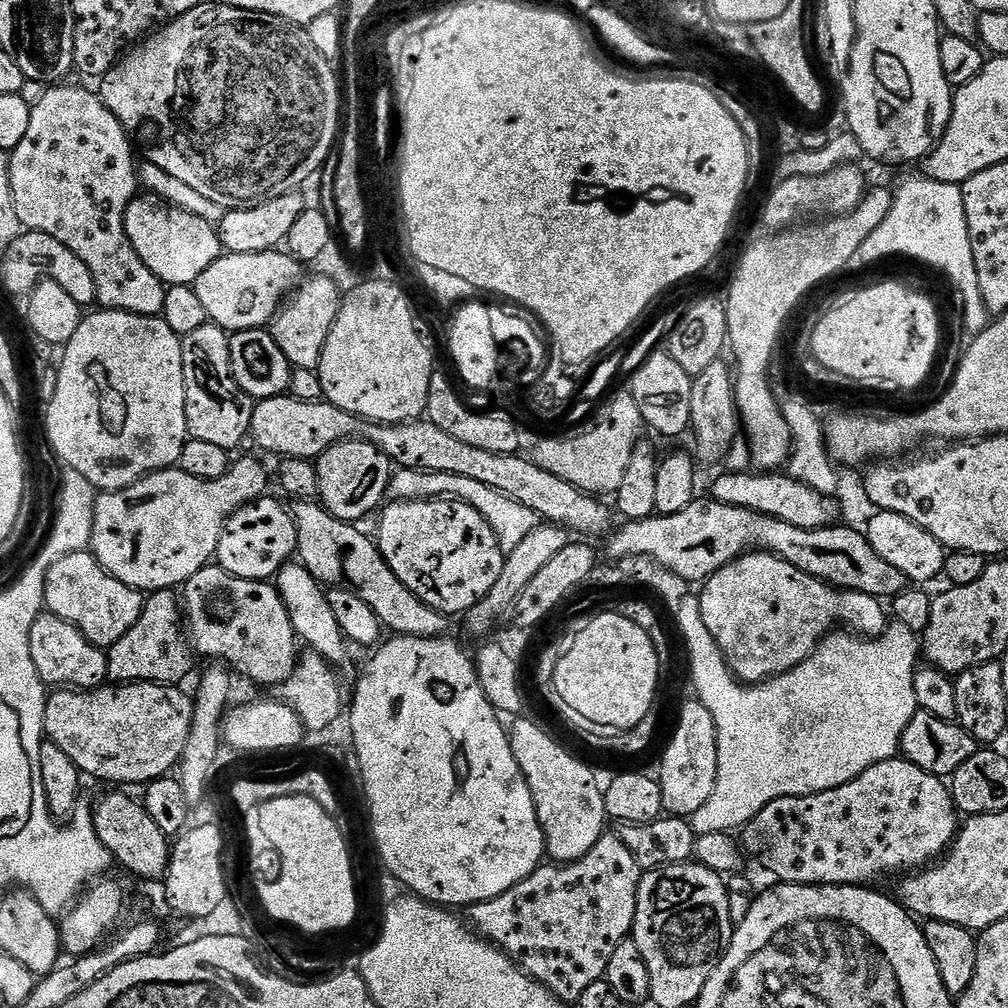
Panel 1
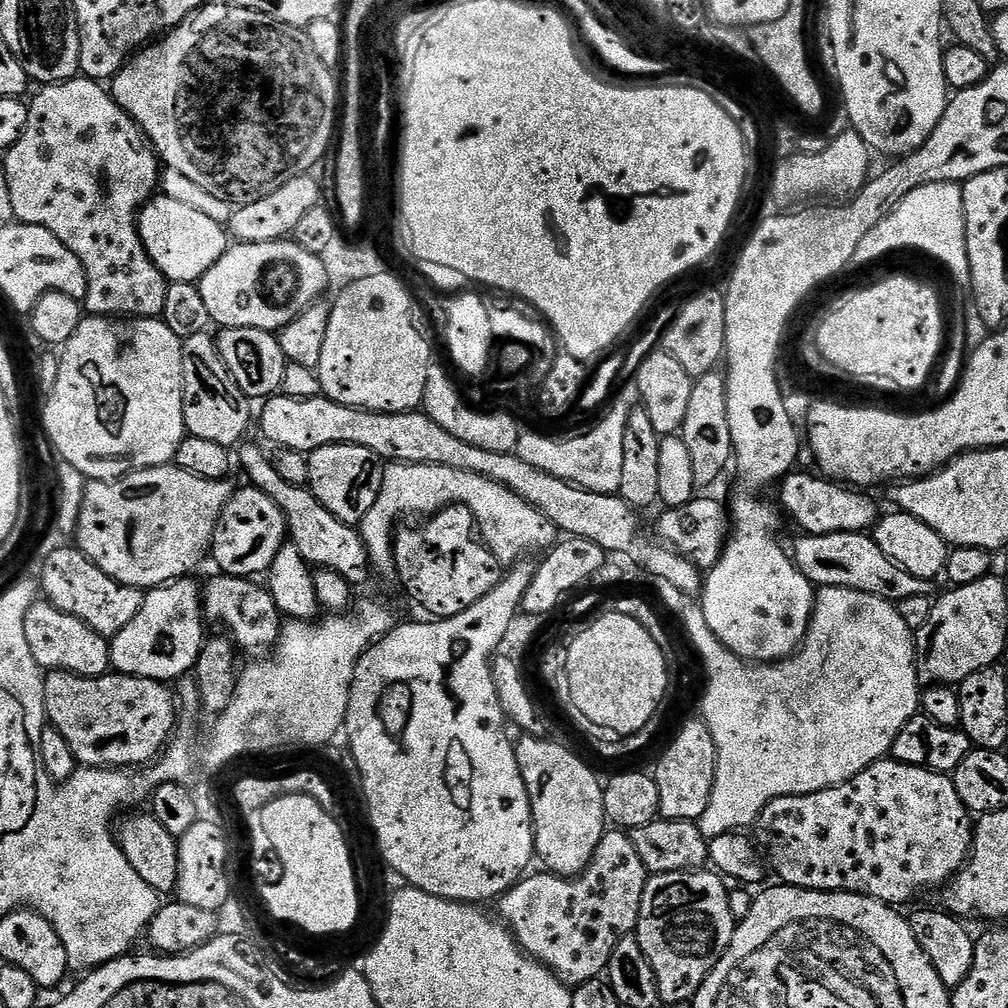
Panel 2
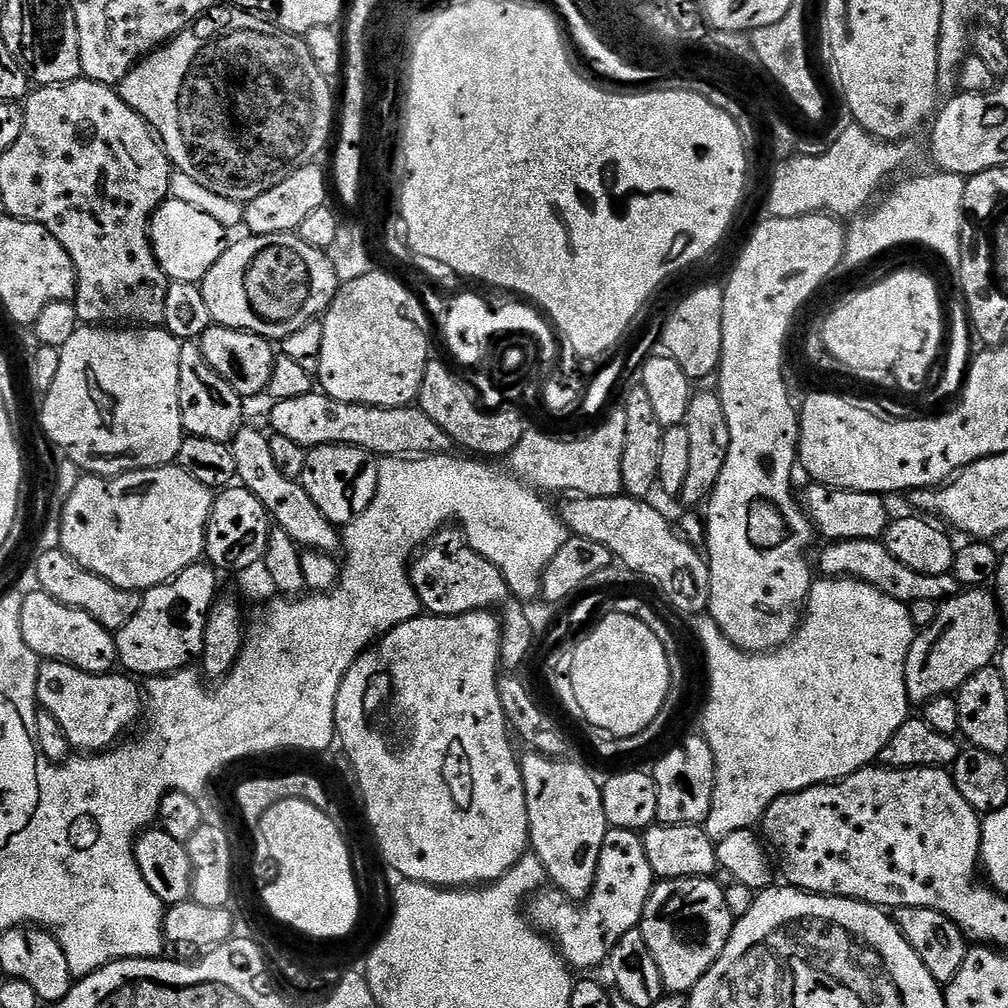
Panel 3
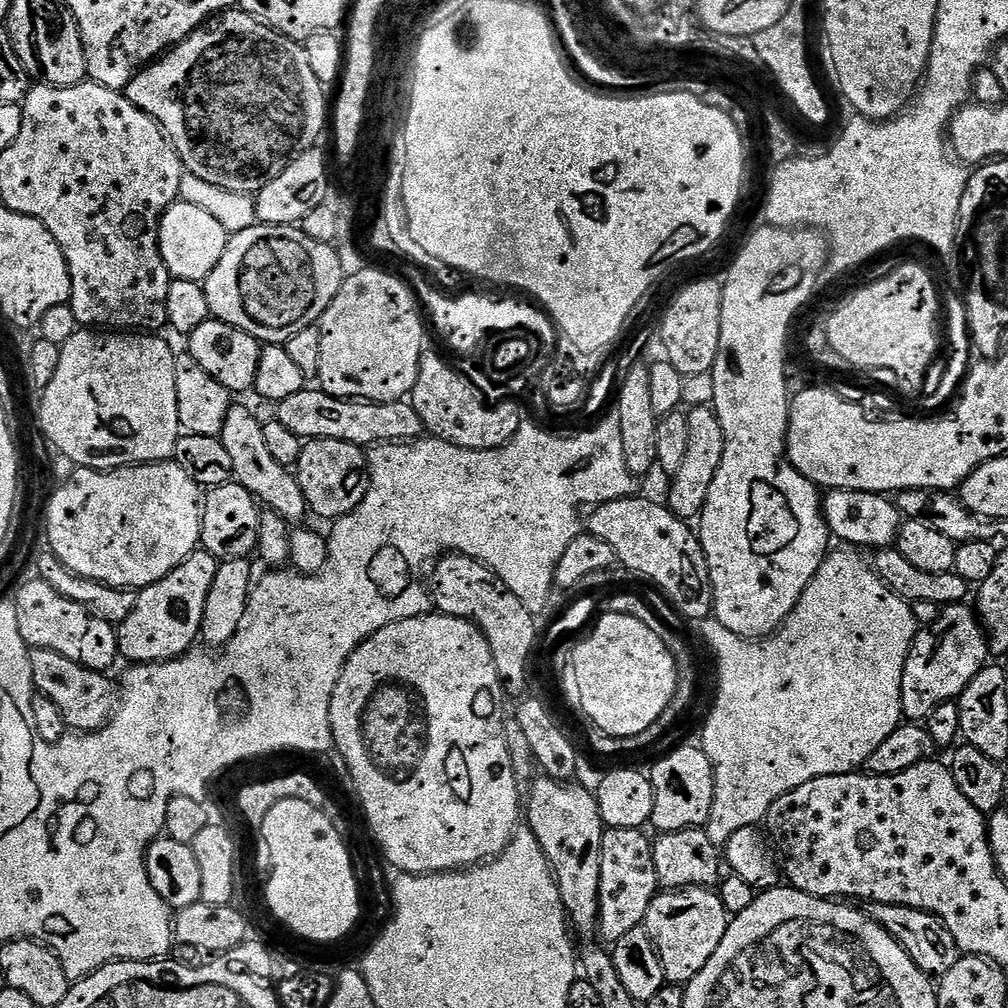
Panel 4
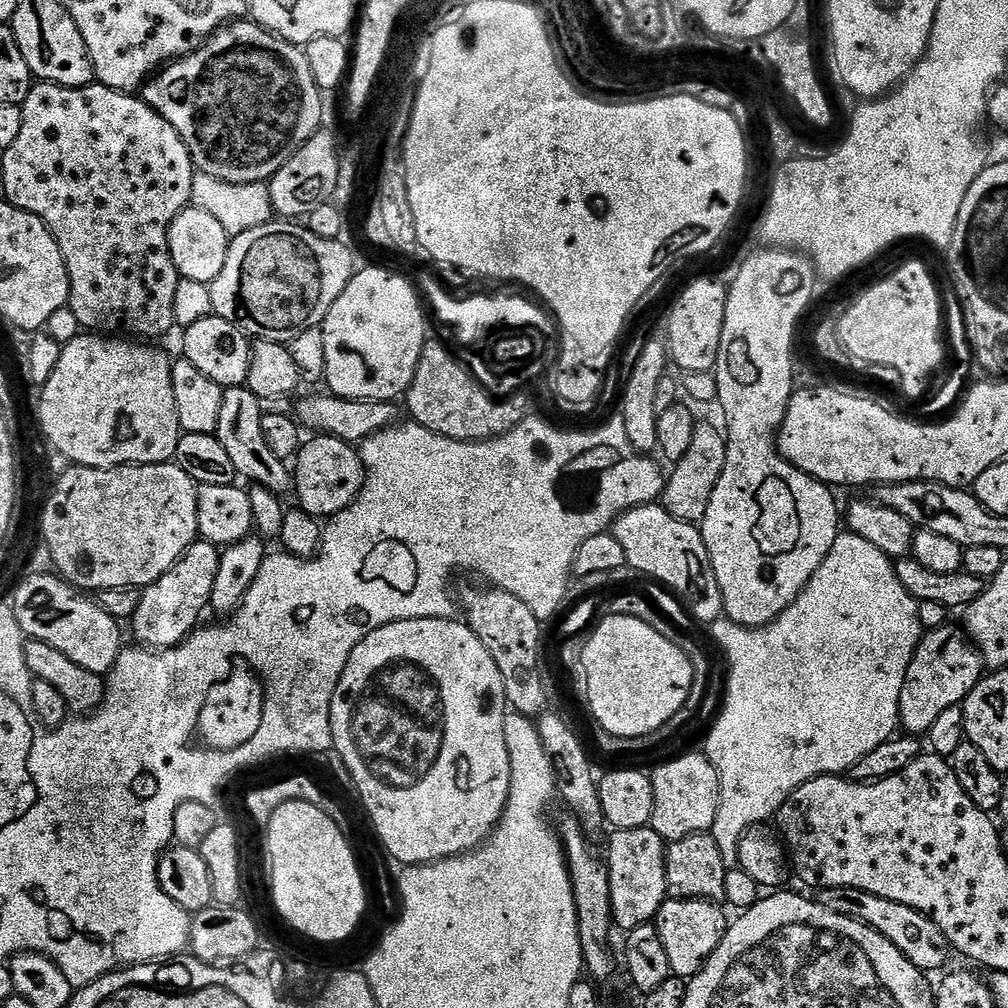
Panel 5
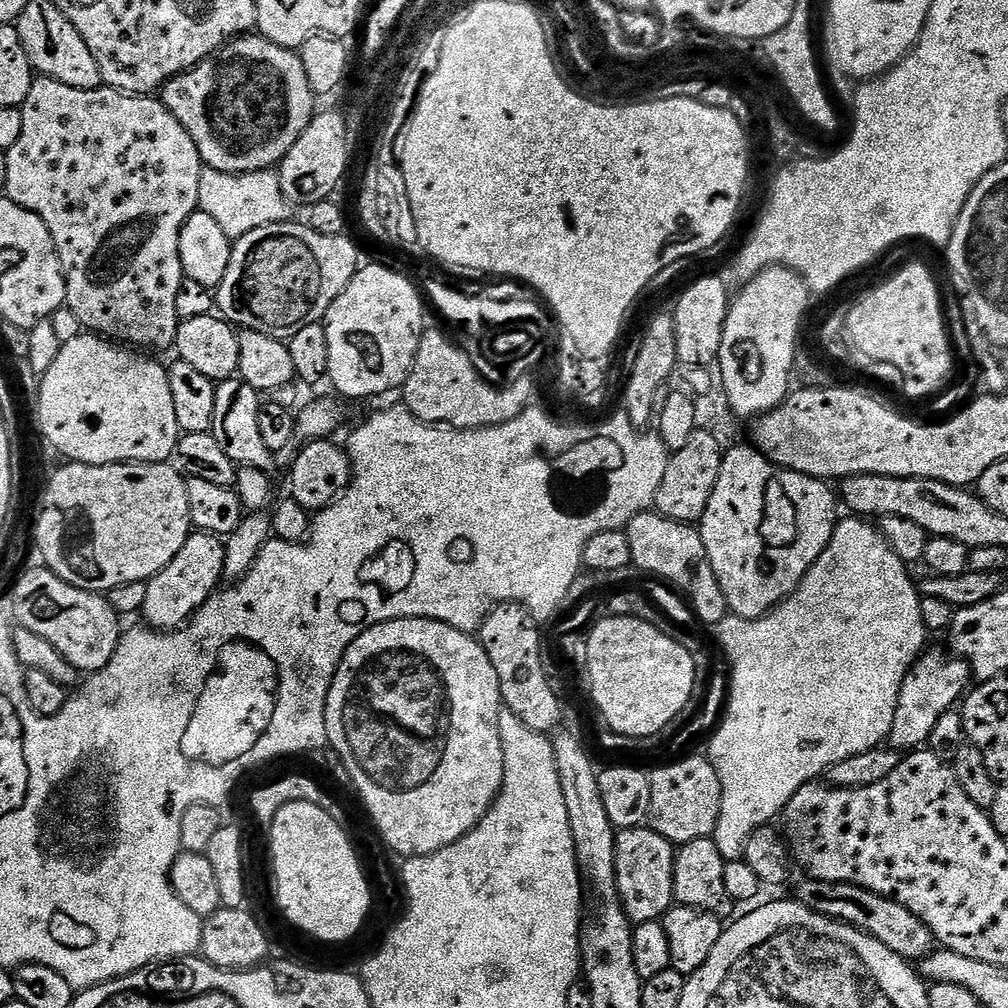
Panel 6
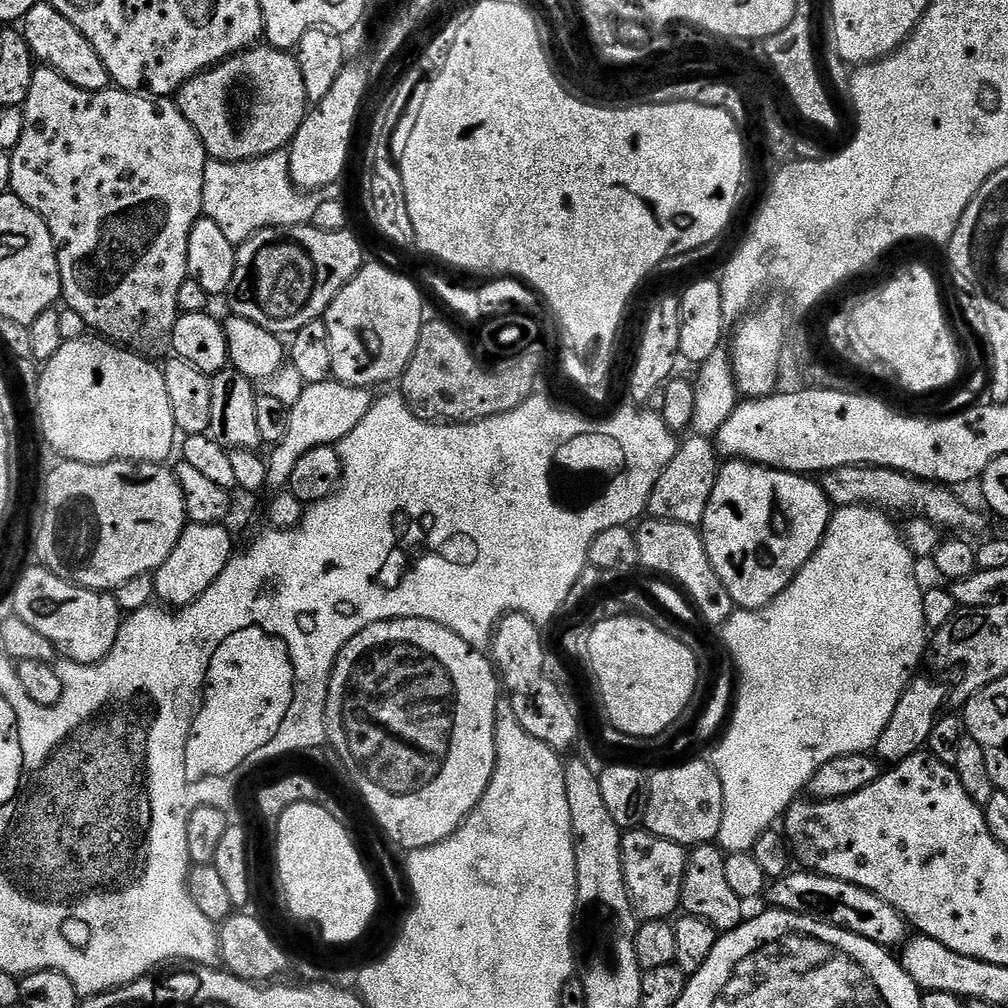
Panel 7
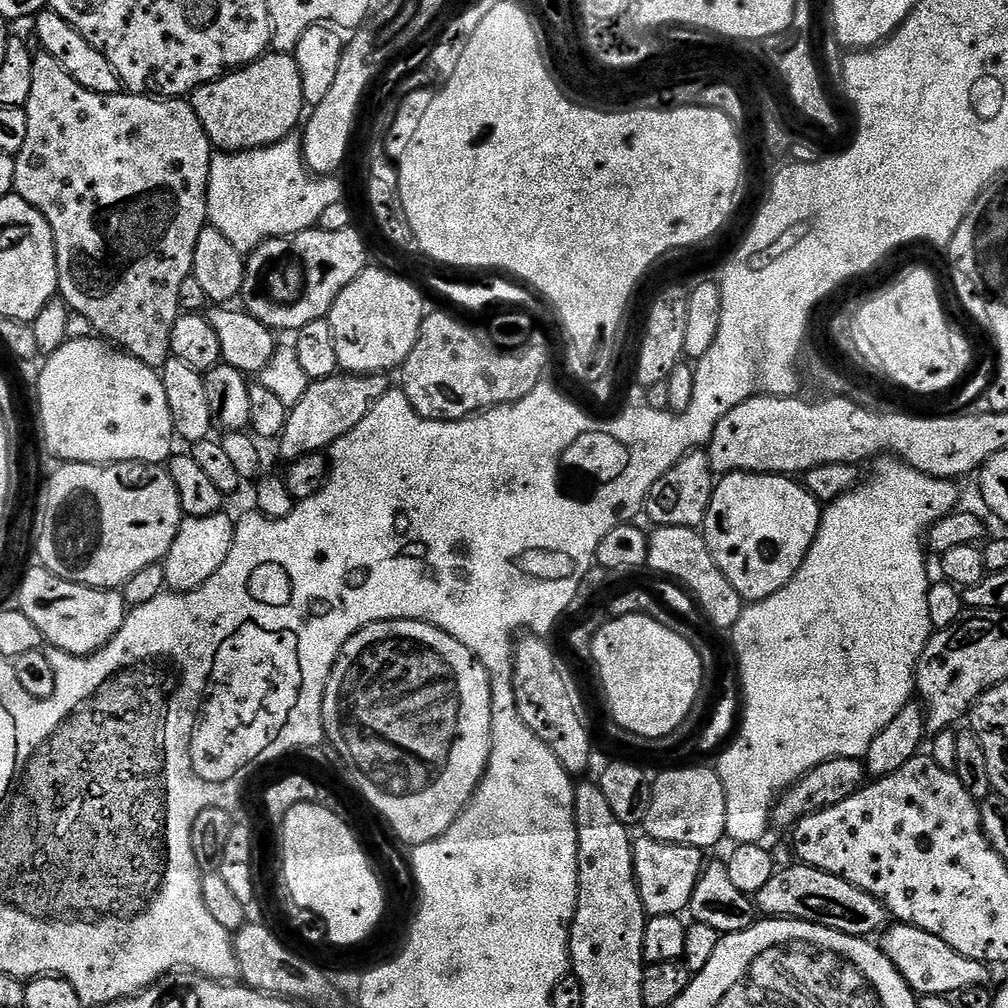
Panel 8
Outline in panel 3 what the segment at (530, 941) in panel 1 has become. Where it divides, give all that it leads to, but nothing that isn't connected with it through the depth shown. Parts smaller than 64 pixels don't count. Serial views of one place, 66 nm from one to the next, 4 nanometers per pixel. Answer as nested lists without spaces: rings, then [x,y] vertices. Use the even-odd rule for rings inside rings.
[[[609,827],[602,854],[598,858],[596,881],[587,900],[577,902],[568,899],[559,890],[541,890],[531,897],[530,922],[559,948],[569,969],[596,968],[611,957],[614,946],[622,942],[625,934],[639,928],[646,902],[657,883],[654,870],[650,870],[650,858],[646,854],[643,835]]]

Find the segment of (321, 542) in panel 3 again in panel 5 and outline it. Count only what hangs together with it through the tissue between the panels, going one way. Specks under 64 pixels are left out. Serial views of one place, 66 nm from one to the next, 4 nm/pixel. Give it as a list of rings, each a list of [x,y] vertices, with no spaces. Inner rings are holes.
[[[247,386],[238,388],[225,388],[224,397],[222,398],[222,414],[218,414],[218,426],[215,435],[218,442],[222,442],[222,447],[226,450],[226,455],[230,457],[230,462],[234,462],[234,470],[237,477],[244,476],[249,481],[249,485],[257,488],[265,488],[277,494],[284,494],[284,491],[291,489],[294,484],[294,476],[291,471],[286,469],[285,461],[278,458],[278,454],[274,454],[274,450],[270,450],[270,446],[266,446],[266,438],[262,438],[262,418],[263,412],[259,410],[260,398],[255,395]]]

